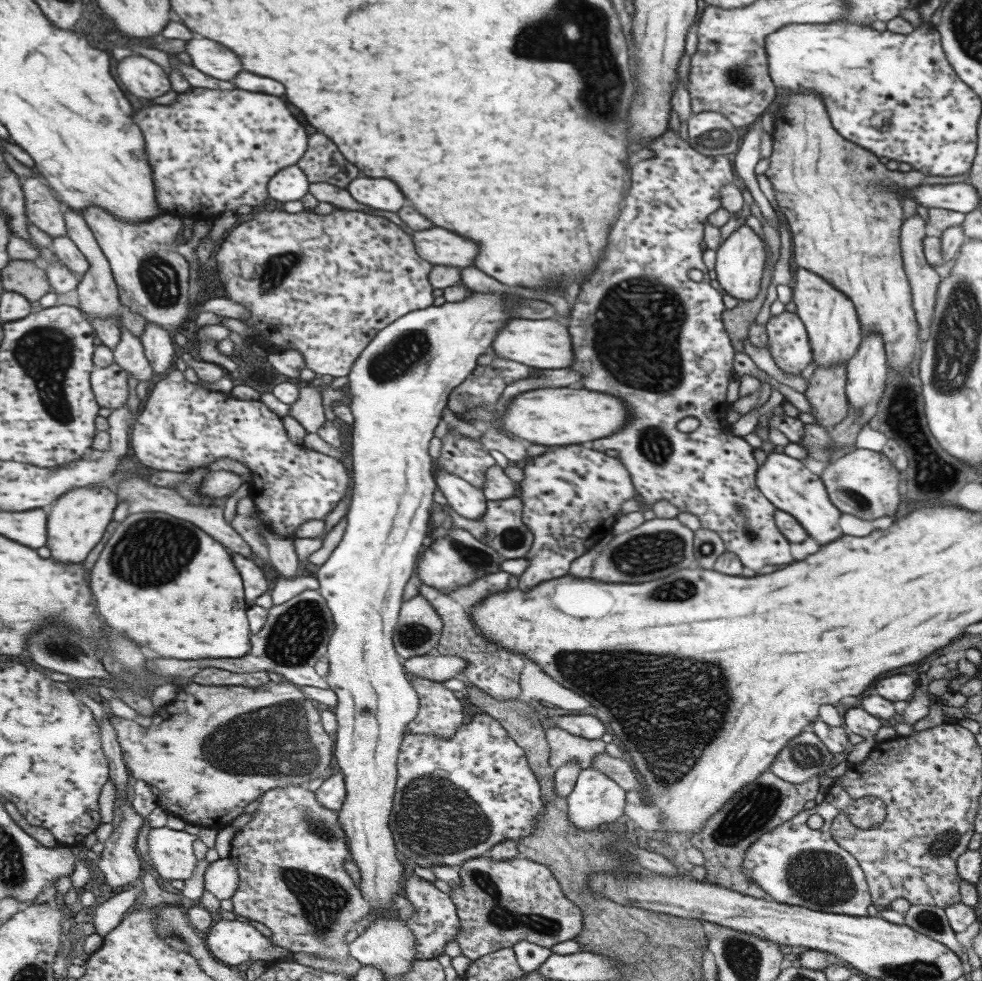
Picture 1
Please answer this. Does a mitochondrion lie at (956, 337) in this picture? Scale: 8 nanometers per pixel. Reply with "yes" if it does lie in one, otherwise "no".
yes

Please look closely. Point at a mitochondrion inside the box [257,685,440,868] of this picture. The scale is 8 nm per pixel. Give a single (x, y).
(315, 825)

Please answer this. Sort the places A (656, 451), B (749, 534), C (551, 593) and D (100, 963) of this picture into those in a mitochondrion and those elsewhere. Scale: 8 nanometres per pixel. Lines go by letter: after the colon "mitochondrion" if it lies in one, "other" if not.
A: mitochondrion
B: mitochondrion
C: other
D: other

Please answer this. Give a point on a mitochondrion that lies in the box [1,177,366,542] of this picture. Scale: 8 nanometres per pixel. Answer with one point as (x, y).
(46, 355)

